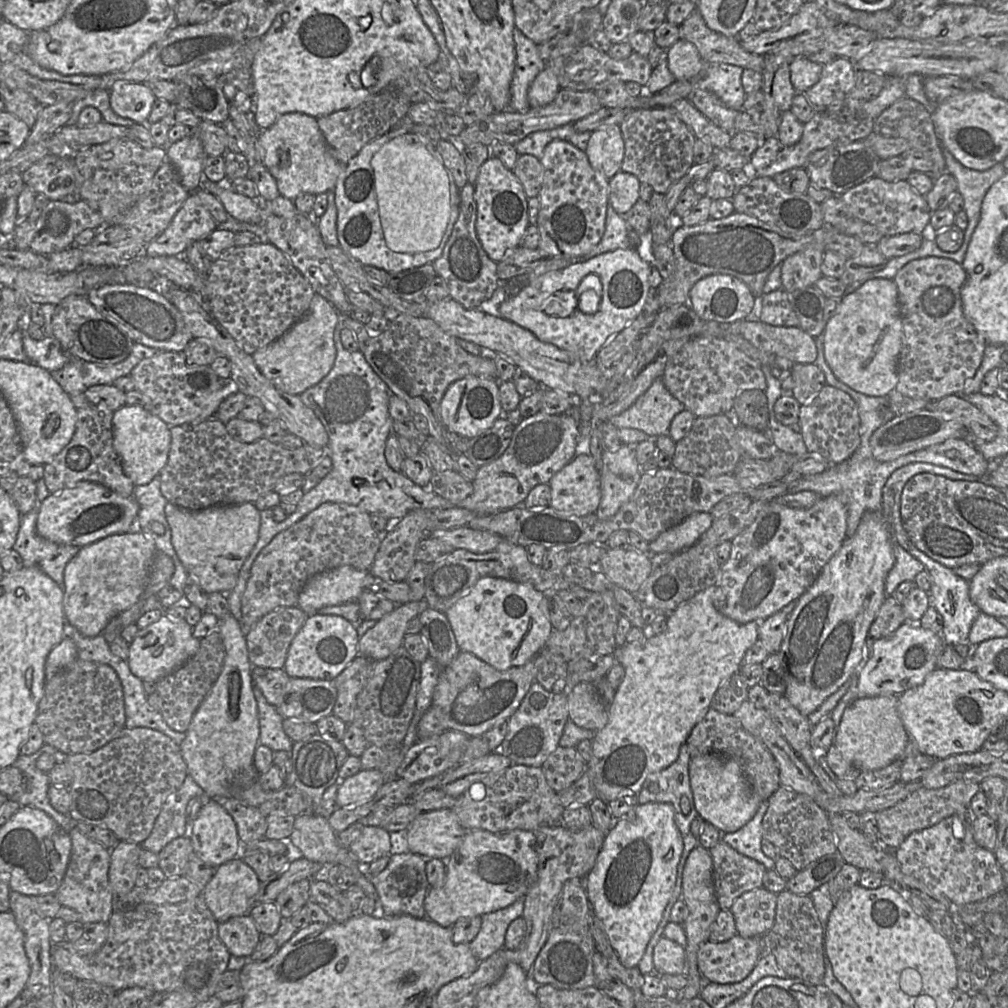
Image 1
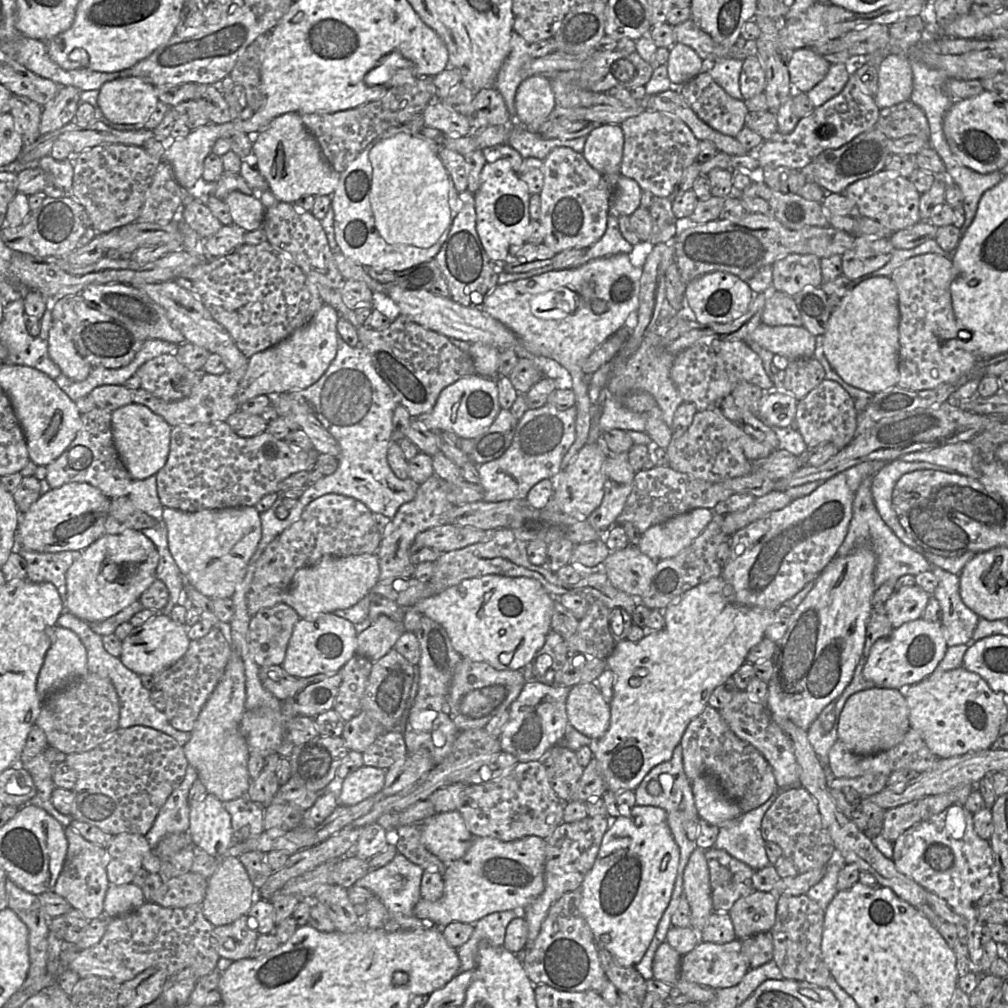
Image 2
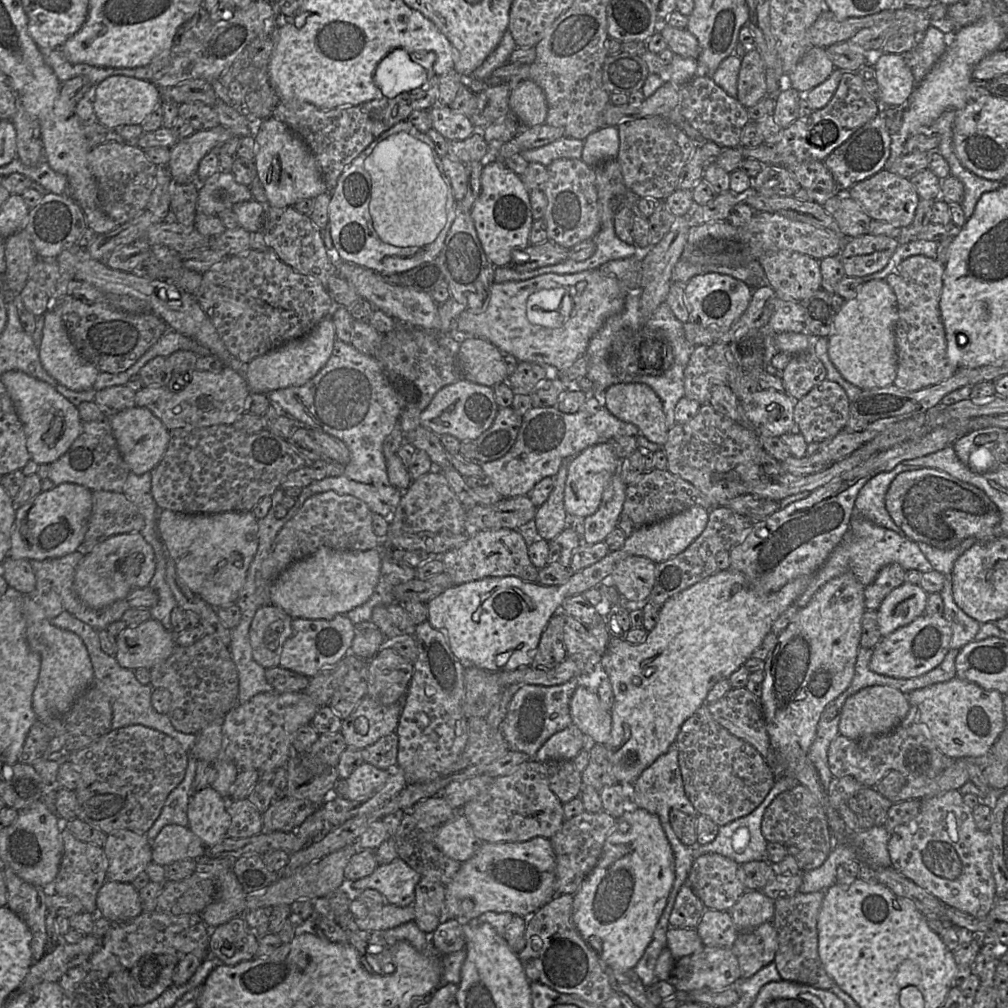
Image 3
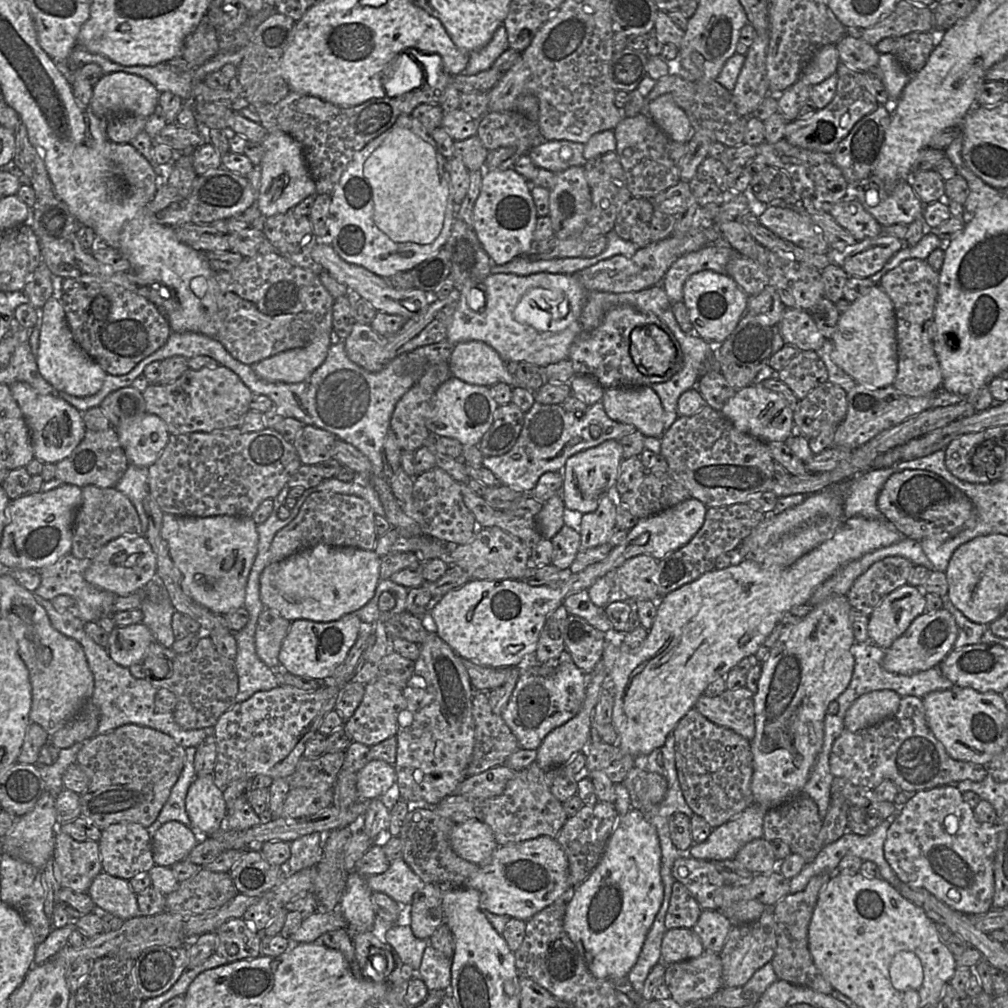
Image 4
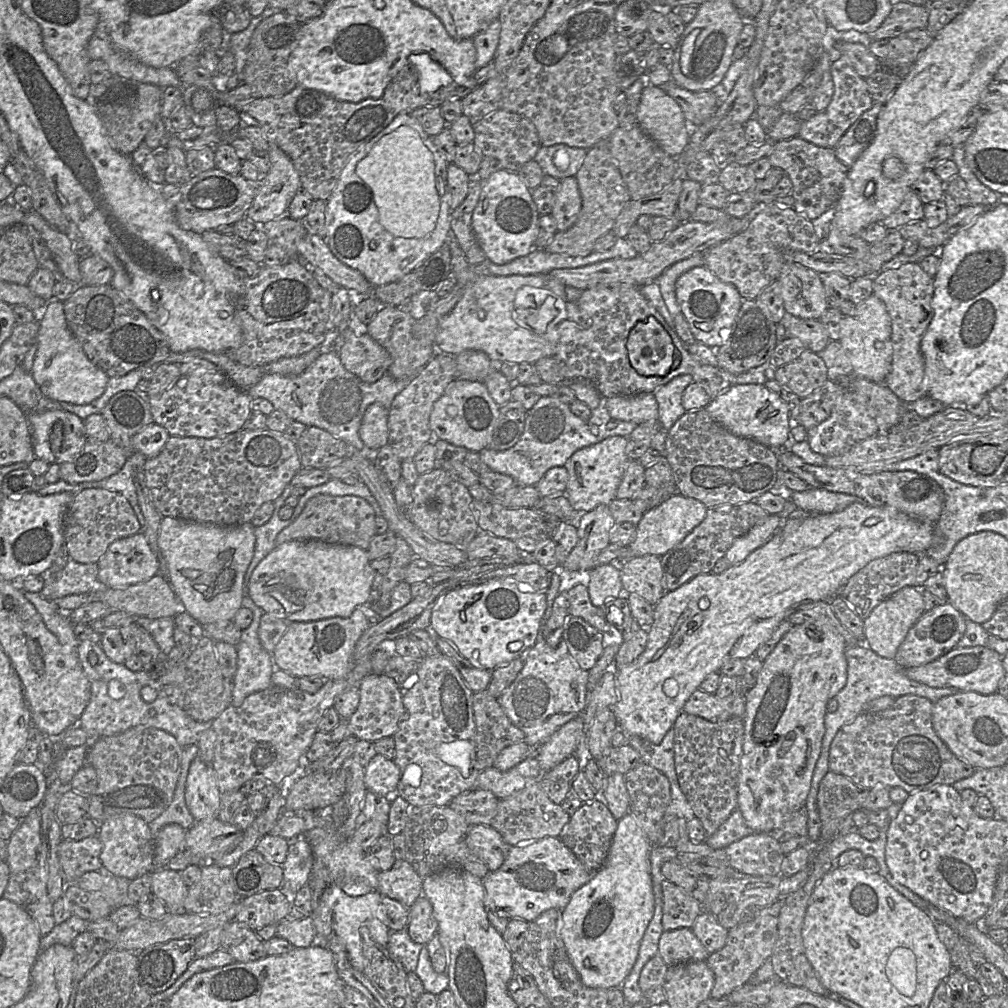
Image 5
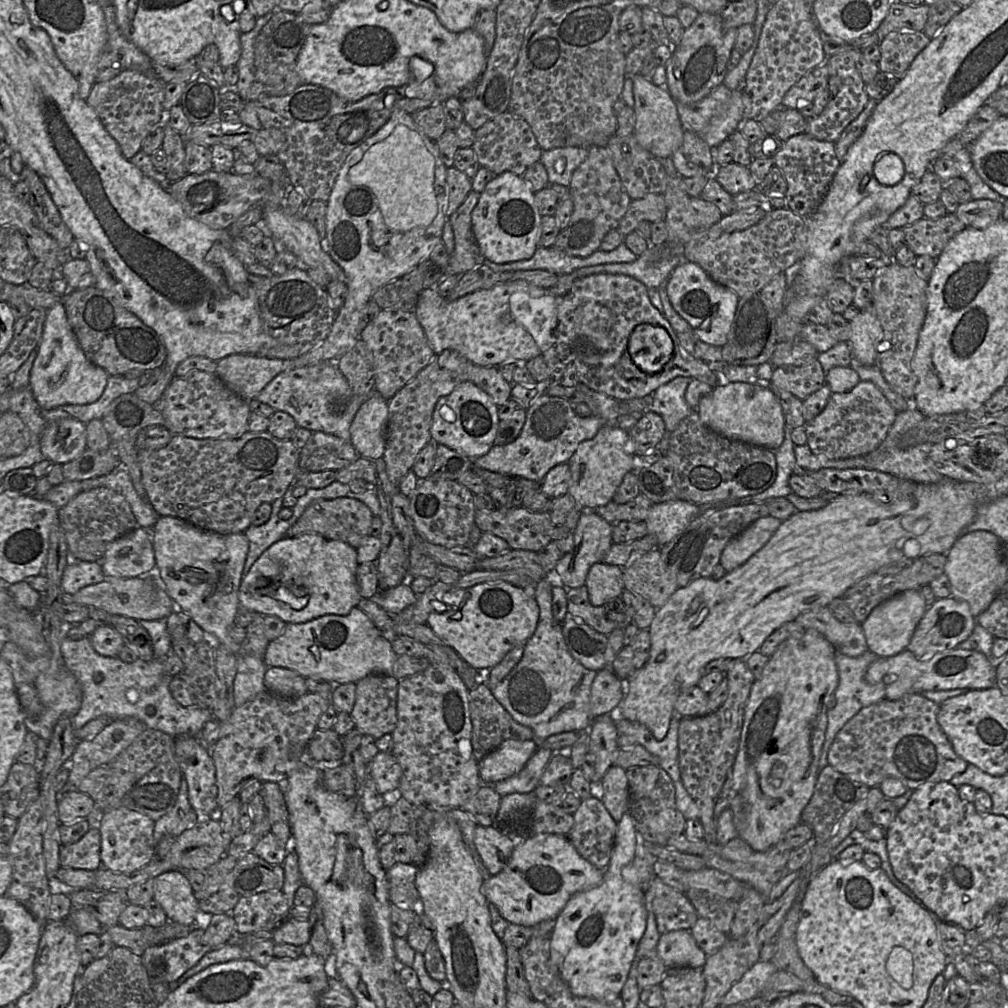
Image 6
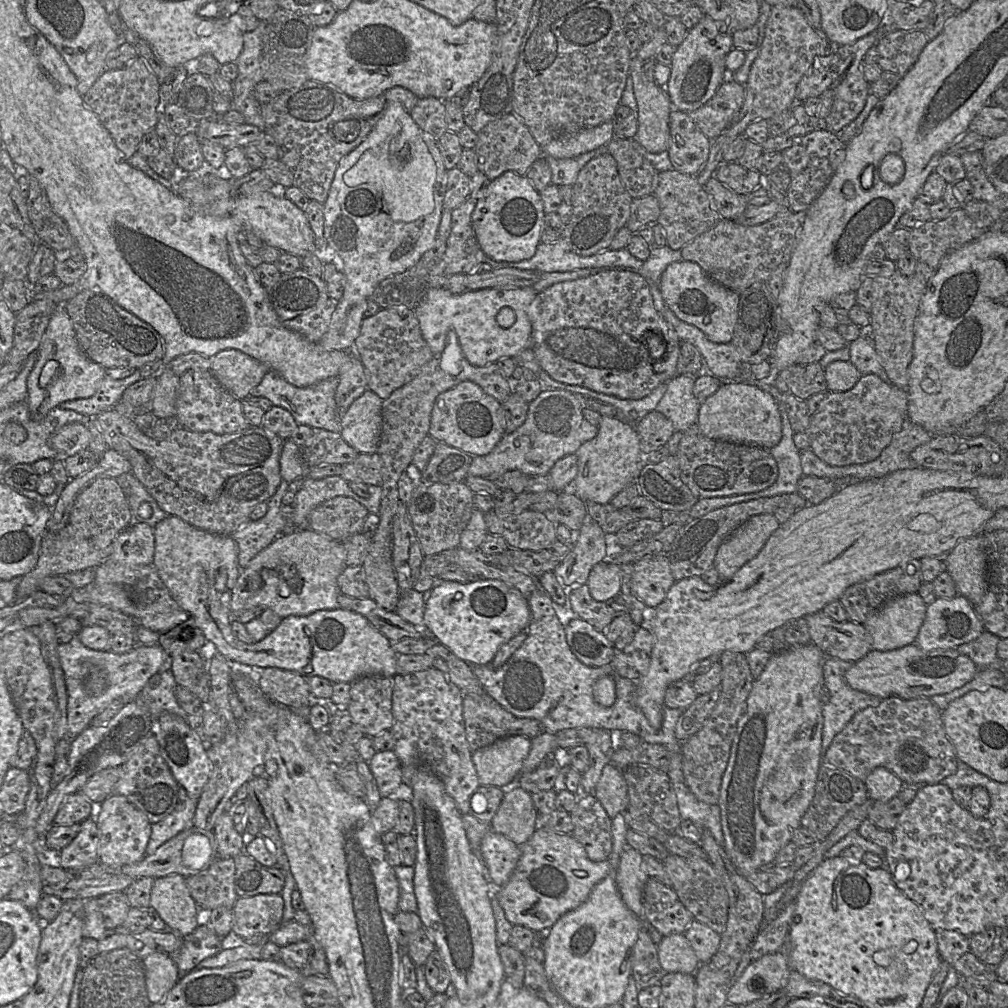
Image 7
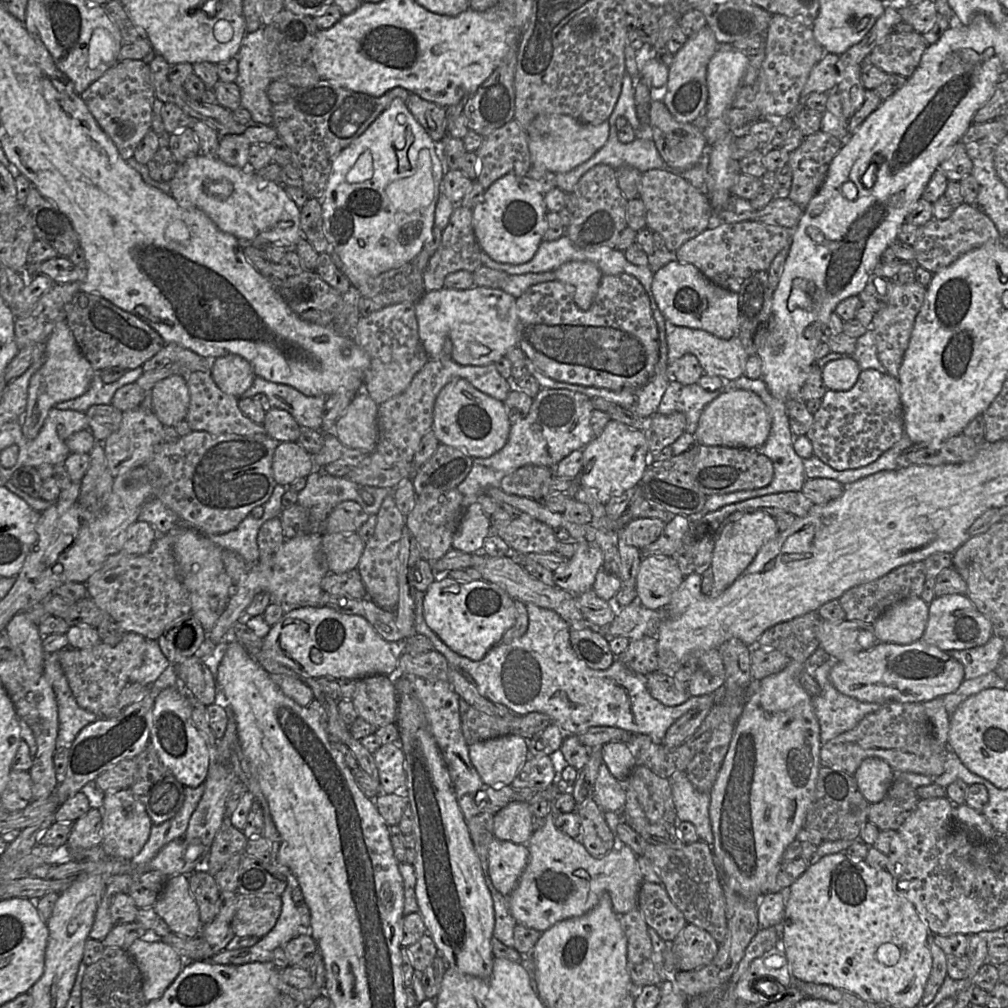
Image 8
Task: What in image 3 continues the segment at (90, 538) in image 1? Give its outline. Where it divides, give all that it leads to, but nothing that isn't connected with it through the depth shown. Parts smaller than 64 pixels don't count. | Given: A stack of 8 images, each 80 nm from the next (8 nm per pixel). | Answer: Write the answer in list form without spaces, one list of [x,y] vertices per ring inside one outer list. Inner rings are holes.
[[[62,483],[40,492],[16,508],[8,556],[41,561],[77,551],[83,541],[91,509],[92,490],[82,485]]]

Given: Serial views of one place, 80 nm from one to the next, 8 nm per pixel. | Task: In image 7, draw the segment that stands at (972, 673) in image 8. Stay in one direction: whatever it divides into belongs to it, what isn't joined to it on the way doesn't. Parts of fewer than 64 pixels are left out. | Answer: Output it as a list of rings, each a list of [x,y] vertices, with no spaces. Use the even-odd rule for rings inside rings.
[[[984,631],[973,641],[961,644],[955,649],[968,656],[979,669],[995,667],[999,662],[997,658],[997,644],[1000,638],[995,634]]]

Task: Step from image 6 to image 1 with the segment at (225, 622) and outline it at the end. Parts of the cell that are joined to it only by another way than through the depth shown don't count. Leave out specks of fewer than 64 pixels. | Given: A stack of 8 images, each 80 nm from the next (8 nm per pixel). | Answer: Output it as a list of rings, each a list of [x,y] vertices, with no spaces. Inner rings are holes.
[[[168,502],[164,513],[171,529],[172,546],[187,574],[207,594],[227,594],[231,591],[244,561],[258,540],[260,511],[254,504],[217,504],[201,510],[190,510]]]

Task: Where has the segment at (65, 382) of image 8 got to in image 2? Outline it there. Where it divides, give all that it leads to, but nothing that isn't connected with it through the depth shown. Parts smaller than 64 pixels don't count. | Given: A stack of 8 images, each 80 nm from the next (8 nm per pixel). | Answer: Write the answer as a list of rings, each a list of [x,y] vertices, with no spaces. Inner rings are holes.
[[[52,321],[47,343],[49,357],[60,368],[62,374],[74,381],[87,378],[92,366],[79,355],[60,321]]]

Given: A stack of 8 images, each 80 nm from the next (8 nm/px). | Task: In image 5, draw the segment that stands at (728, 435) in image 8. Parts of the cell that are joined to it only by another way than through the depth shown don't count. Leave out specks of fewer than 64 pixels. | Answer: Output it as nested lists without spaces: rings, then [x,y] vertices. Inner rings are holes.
[[[731,385],[705,407],[711,418],[732,434],[753,439],[773,450],[790,449],[790,415],[787,405],[764,385]]]

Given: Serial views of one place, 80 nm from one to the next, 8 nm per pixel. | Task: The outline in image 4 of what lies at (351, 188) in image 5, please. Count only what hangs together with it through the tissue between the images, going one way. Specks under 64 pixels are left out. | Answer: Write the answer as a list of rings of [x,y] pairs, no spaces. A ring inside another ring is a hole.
[[[400,115],[392,127],[406,128],[430,144],[436,150],[436,158],[440,166],[440,172],[448,183],[448,199],[442,230],[438,237],[430,244],[417,244],[414,242],[394,242],[374,222],[374,202],[372,188],[363,173],[365,161],[372,152],[385,140],[388,131],[383,132],[360,151],[356,152],[349,162],[341,178],[331,195],[331,204],[327,218],[328,235],[331,245],[336,253],[346,262],[356,264],[383,277],[389,278],[398,272],[410,271],[417,265],[432,258],[445,247],[452,231],[452,225],[456,219],[454,189],[450,173],[447,170],[447,159],[437,150],[433,138],[427,134],[422,124],[411,115]]]

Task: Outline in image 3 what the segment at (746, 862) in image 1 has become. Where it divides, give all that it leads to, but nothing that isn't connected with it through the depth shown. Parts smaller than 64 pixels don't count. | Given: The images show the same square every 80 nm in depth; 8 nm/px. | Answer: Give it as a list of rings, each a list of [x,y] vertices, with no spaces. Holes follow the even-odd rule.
[[[718,854],[694,859],[686,884],[708,910],[729,912],[747,891],[741,865]]]

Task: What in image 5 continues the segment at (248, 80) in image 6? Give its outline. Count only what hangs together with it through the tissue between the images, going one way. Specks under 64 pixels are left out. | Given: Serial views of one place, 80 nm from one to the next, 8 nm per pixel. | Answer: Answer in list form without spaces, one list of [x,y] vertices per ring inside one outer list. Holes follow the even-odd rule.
[[[267,7],[261,15],[252,17],[250,24],[245,30],[235,32],[231,35],[227,50],[232,52],[235,57],[235,72],[239,80],[239,85],[245,84],[244,66],[254,30],[263,20],[281,11],[284,10]]]

